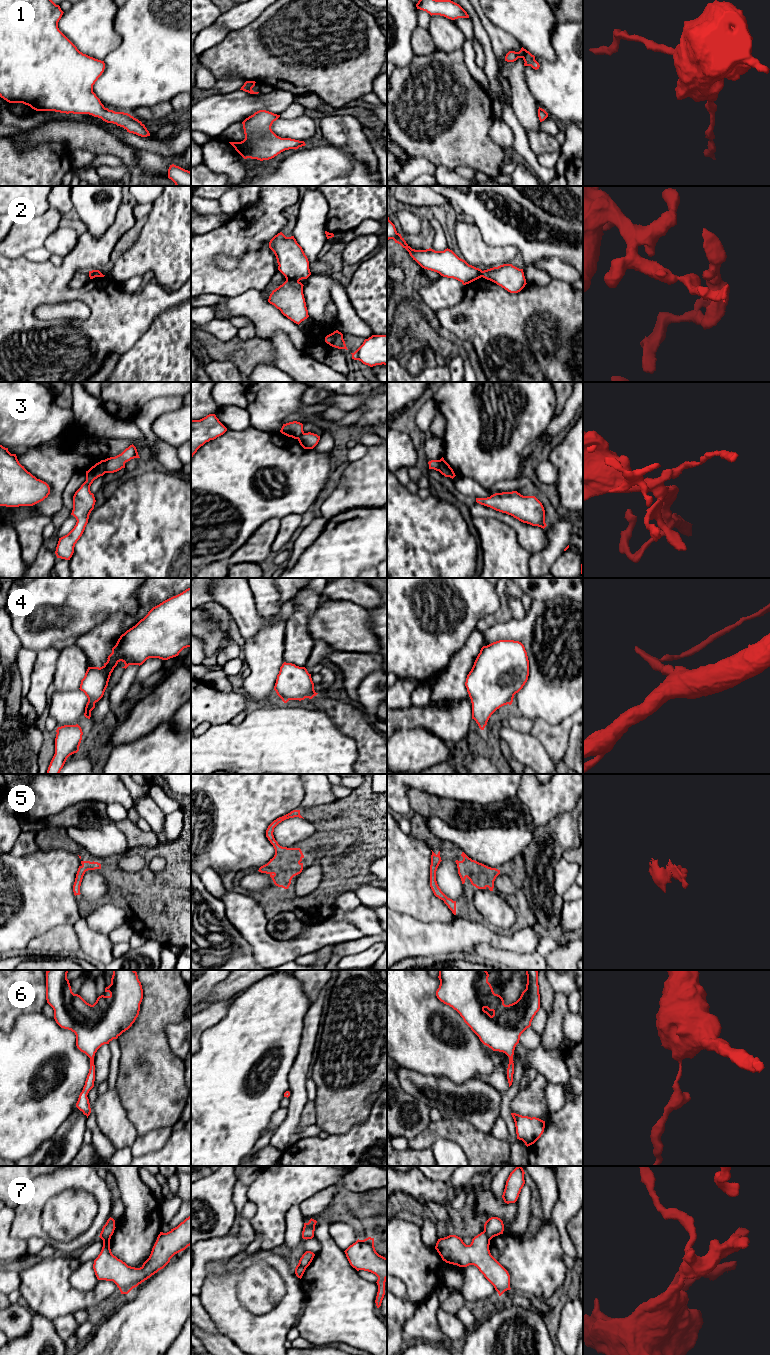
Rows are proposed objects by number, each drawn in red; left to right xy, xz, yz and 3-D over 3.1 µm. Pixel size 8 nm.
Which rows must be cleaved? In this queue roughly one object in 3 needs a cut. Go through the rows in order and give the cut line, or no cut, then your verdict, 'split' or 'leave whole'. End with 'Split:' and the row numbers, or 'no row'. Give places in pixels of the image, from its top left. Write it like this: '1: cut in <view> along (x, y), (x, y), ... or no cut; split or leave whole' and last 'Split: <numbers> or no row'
1: no cut; leave whole
2: cut in xz along (286, 279), (298, 281); split
3: cut in xy along (103, 460), (106, 472); split
4: no cut; leave whole
5: no cut; leave whole
6: no cut; leave whole
7: cut in yz along (484, 1230), (489, 1240); split
Split: 2, 3, 7

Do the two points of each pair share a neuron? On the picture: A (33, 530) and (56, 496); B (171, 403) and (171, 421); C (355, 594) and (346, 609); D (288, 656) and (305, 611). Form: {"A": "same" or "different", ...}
{"A": "different", "B": "different", "C": "different", "D": "same"}

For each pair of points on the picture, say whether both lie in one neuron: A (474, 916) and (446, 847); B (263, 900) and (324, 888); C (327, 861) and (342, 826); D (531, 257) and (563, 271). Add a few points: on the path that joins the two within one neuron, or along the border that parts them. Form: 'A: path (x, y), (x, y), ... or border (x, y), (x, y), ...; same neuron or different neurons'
A: path (468, 898), (468, 869), (464, 863); same neuron
B: path (278, 900), (309, 902); same neuron
C: path (336, 852), (340, 846), (340, 835); same neuron
D: border (563, 260), (547, 257), (532, 264); different neurons

